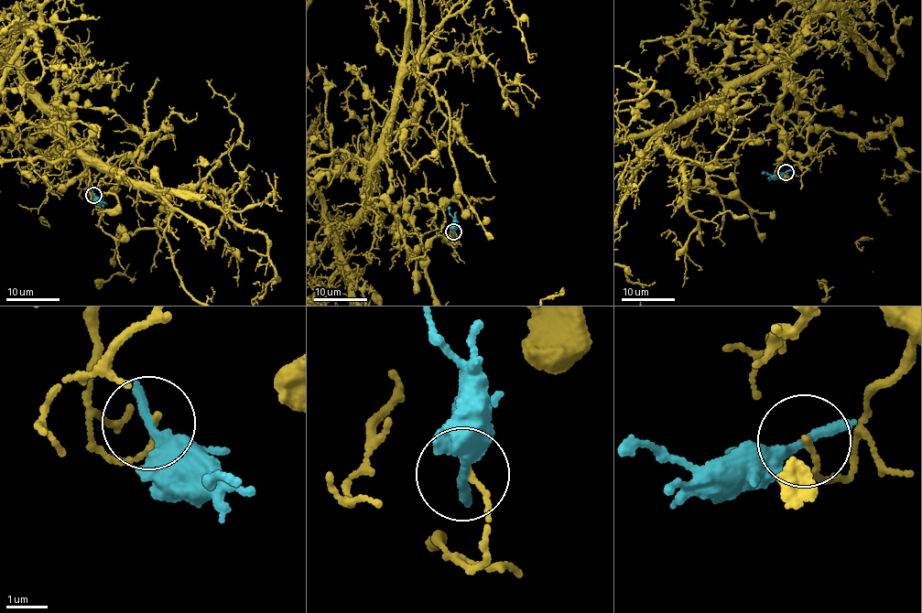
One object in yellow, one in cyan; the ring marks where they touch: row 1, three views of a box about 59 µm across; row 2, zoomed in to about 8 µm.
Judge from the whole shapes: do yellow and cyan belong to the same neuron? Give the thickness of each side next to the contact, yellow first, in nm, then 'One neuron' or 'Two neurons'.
Thickness 130 nm (yellow) against 360 nm. Two neurons

